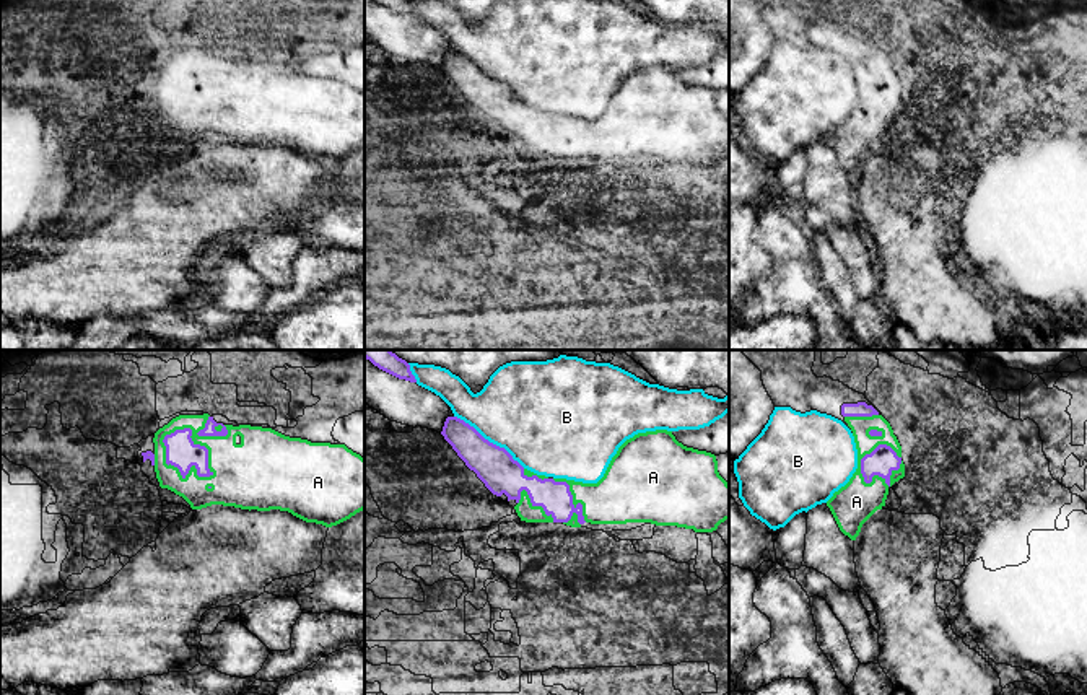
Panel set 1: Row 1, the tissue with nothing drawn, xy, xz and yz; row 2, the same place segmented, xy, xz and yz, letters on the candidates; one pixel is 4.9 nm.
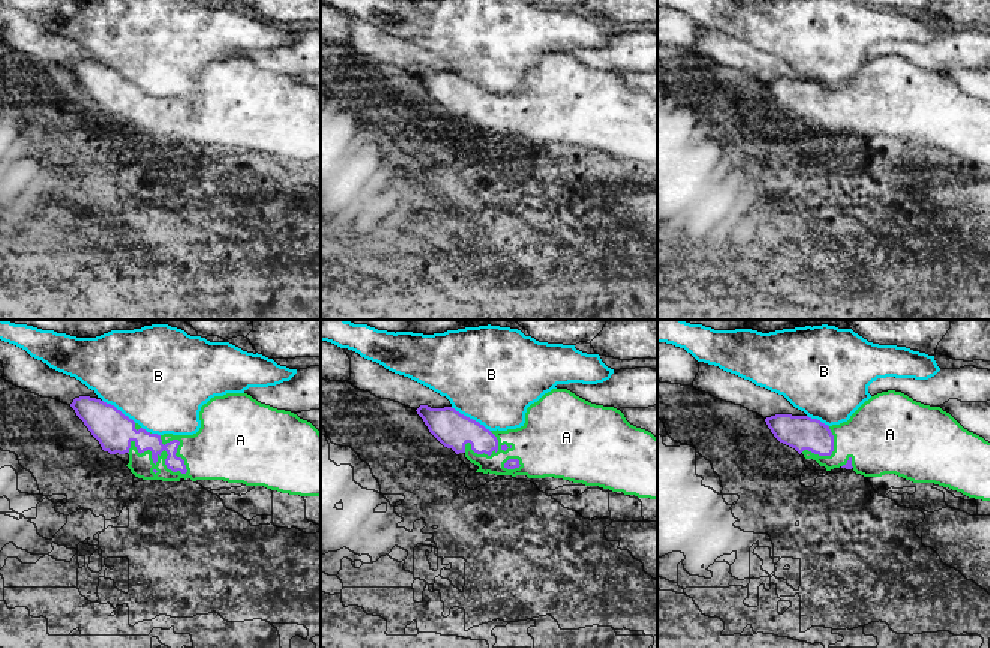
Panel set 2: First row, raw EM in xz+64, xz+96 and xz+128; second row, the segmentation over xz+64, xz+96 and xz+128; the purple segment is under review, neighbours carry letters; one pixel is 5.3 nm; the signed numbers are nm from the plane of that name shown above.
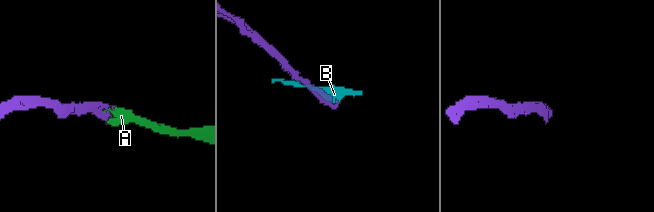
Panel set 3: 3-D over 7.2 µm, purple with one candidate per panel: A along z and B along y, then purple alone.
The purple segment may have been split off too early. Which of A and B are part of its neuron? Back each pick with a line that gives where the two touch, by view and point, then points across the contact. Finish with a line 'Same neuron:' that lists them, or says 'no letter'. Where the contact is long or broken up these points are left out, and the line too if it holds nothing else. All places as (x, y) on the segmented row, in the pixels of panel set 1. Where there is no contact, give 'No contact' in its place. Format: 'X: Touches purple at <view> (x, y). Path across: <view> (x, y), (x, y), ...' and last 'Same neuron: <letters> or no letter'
A: Touches purple at xy (192, 441)
Same neuron: A

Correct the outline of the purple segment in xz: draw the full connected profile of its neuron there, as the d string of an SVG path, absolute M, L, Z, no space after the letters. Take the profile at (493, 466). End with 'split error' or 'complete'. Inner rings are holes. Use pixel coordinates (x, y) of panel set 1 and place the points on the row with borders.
M457 417L446 418L441 435L493 495L504 493L508 501L517 503L514 509L526 522L563 522L571 527L584 522L651 522L713 532L729 519L729 483L718 472L716 456L683 446L667 430L638 433L626 439L597 483L537 475Z | split error

